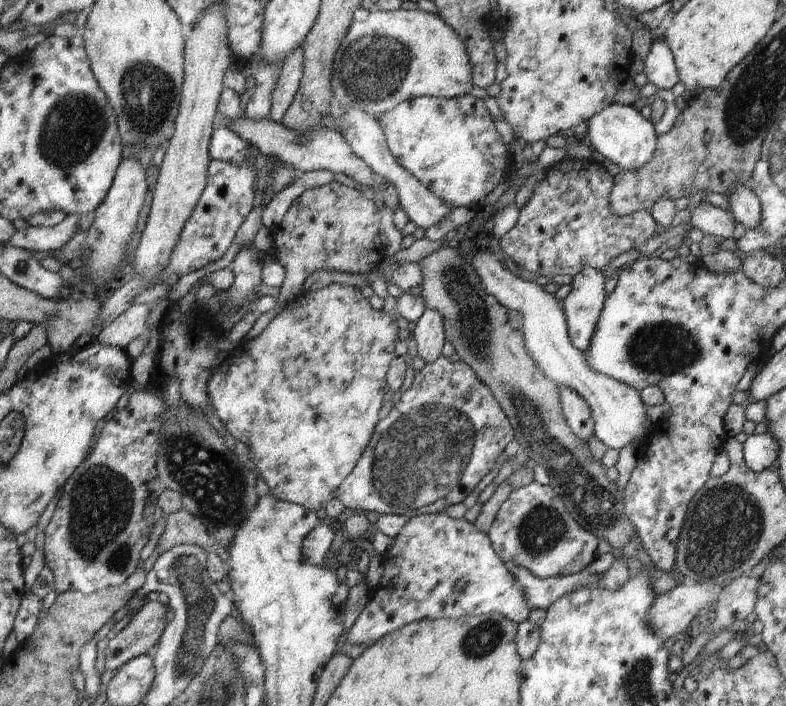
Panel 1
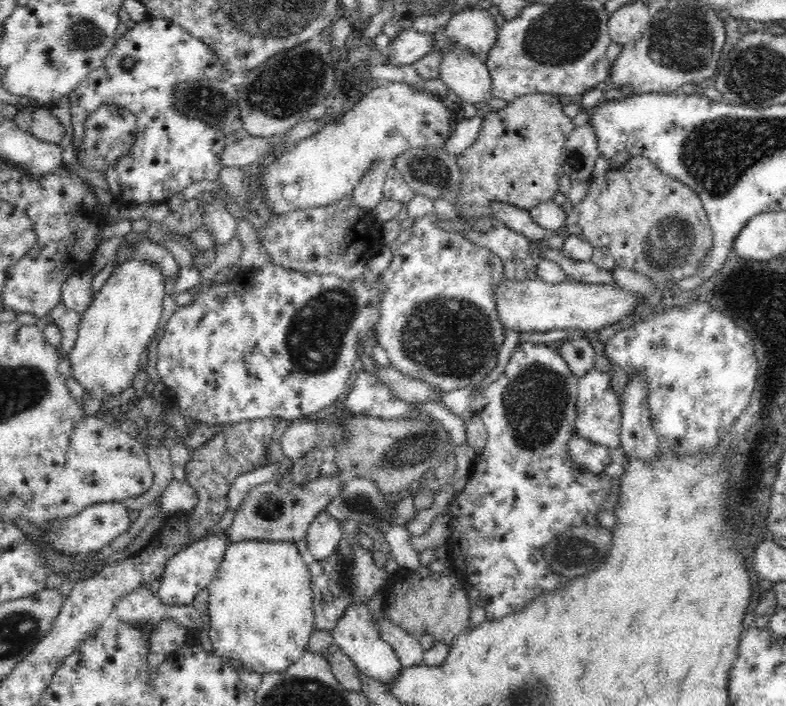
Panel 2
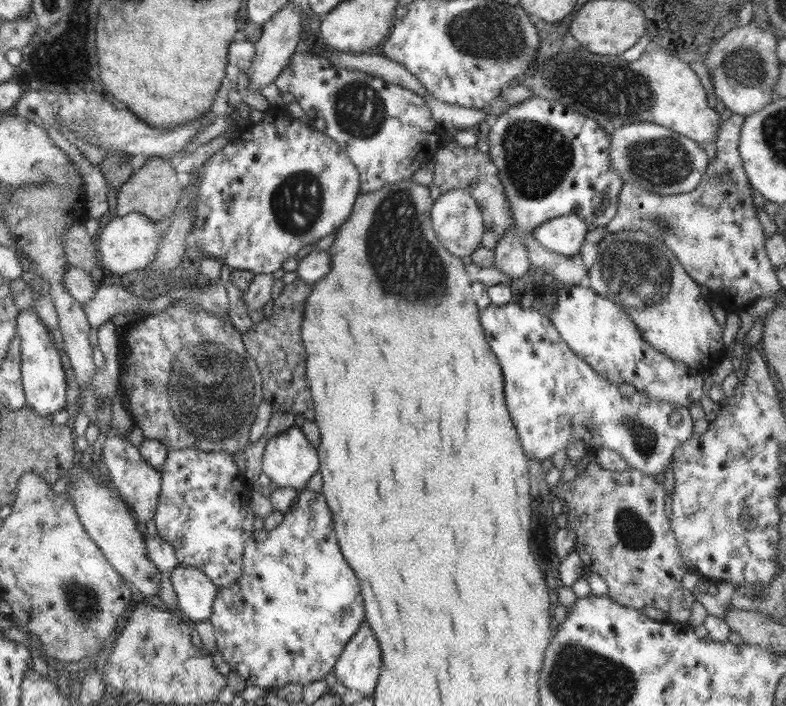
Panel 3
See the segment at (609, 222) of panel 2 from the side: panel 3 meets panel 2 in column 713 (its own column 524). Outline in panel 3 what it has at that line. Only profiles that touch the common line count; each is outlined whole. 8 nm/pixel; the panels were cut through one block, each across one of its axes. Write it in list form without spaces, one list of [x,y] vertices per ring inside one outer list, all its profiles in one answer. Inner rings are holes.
[[[530,229],[525,234],[525,245],[529,259],[529,268],[535,271],[539,268],[547,270],[556,280],[564,284],[585,284],[587,281],[587,268],[583,264],[580,254],[575,256],[563,256],[556,252],[547,250],[541,246],[533,236],[533,230]]]

